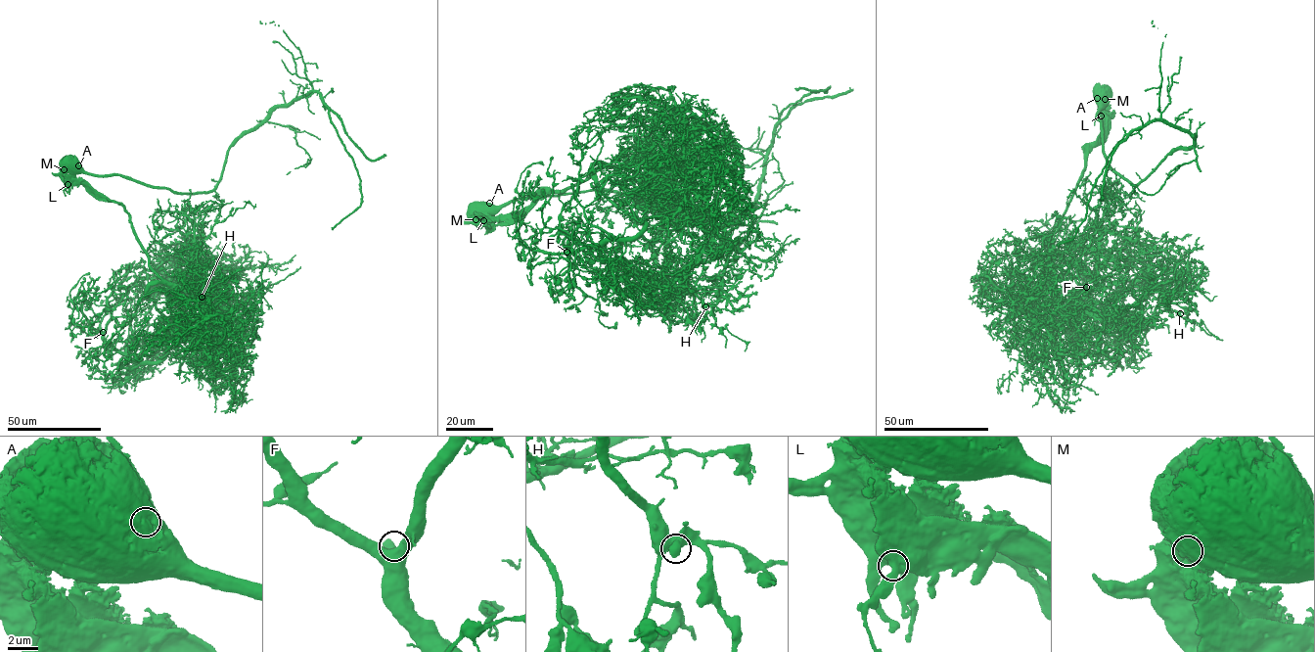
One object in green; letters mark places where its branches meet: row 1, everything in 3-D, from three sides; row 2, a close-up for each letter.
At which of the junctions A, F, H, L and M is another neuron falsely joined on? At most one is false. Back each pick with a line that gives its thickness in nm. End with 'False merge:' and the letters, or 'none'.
M: 950 nm thick
False merge: M

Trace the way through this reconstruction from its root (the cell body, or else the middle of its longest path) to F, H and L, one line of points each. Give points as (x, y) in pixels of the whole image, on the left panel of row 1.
F: (72, 165), (128, 214), (161, 280), (146, 295), (171, 320), (156, 361), (130, 361), (103, 332)
H: (72, 165), (77, 179), (123, 207), (148, 264), (211, 312), (214, 319), (202, 326), (188, 319), (202, 297)
L: (72, 165), (68, 184)

